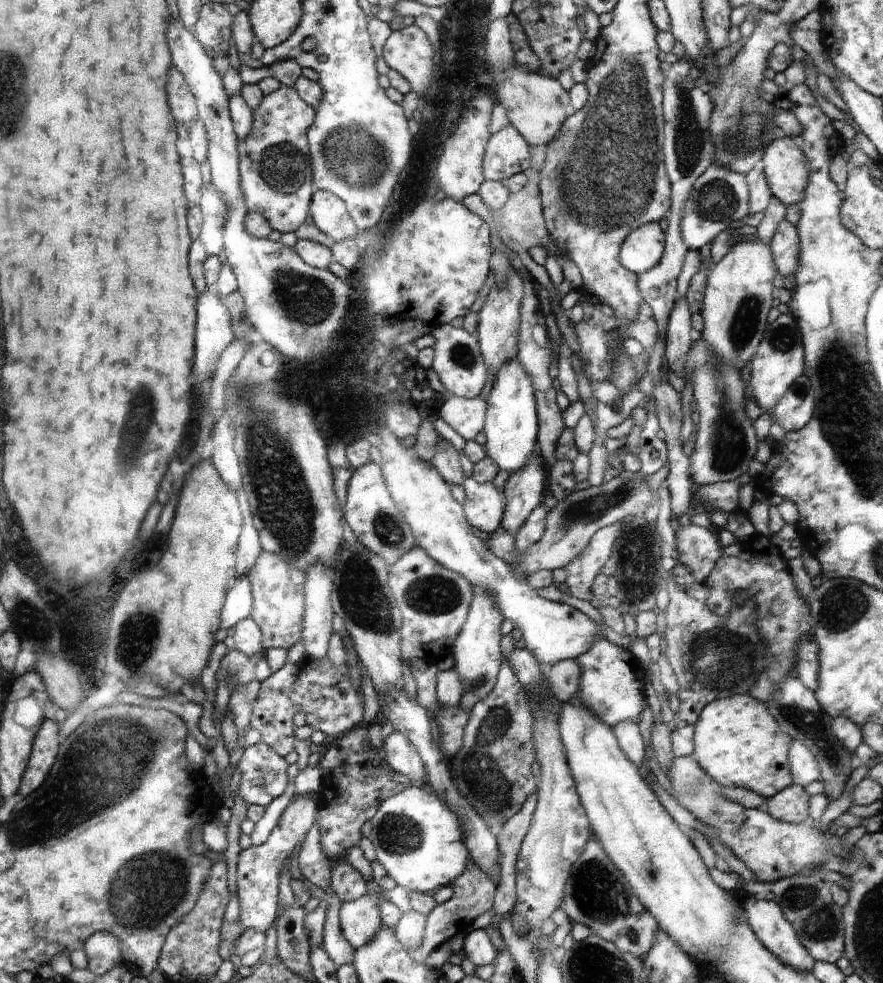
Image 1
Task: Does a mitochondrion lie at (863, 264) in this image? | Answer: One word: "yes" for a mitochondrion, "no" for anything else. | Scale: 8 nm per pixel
no

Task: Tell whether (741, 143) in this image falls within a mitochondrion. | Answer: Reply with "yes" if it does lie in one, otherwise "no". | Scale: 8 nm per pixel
yes

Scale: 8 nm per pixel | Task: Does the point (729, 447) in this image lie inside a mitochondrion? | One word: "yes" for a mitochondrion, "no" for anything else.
yes

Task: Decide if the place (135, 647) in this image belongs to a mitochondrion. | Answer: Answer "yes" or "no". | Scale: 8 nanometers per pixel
yes

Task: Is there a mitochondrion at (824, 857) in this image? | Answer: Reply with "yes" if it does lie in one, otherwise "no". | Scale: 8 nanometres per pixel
no

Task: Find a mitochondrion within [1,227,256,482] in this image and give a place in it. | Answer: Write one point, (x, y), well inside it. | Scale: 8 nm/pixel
(138, 422)

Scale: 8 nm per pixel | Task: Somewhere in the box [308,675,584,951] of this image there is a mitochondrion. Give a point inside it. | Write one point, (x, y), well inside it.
(480, 774)

